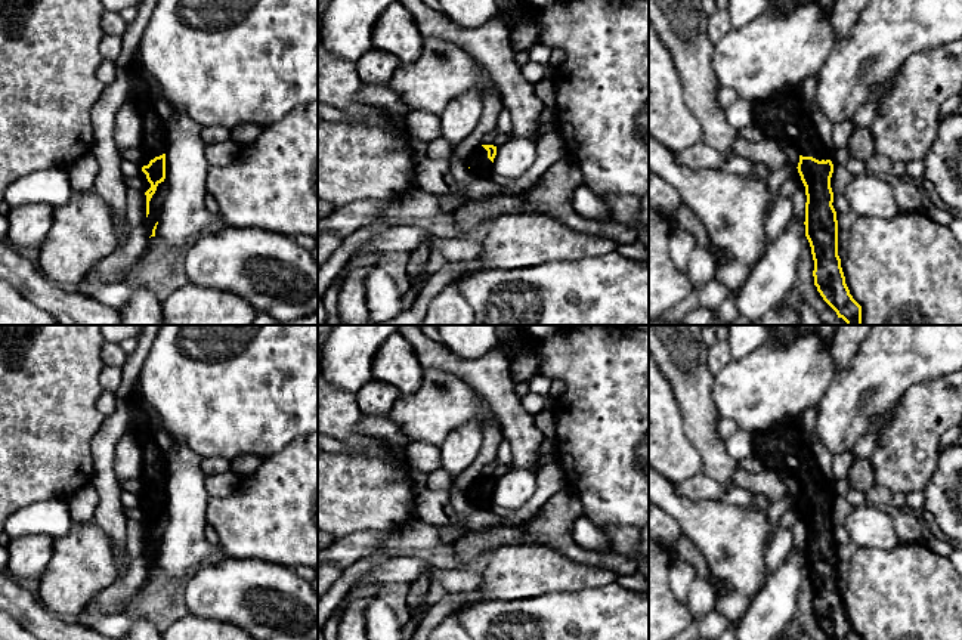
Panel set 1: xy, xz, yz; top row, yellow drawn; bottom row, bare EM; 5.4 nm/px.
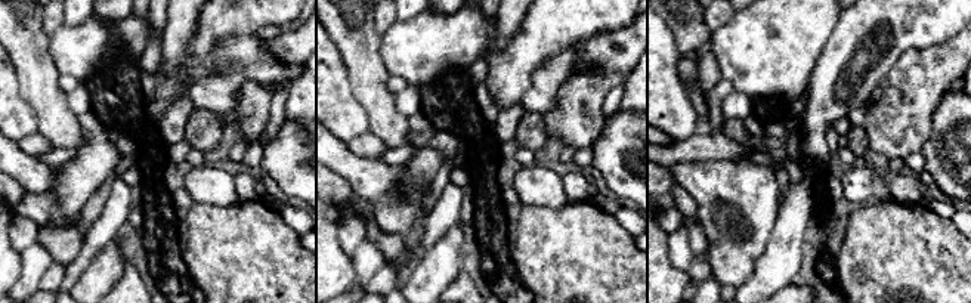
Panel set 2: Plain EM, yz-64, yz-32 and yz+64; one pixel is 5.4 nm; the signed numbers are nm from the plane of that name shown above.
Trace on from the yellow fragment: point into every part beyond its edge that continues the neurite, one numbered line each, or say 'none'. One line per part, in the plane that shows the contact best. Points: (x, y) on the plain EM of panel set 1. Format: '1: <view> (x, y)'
1: yz (780, 448)

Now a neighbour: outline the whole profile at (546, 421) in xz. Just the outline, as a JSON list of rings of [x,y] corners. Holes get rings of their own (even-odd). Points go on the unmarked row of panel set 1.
[[[541,411],[533,415],[533,420],[545,438],[556,438],[557,418],[553,411]]]

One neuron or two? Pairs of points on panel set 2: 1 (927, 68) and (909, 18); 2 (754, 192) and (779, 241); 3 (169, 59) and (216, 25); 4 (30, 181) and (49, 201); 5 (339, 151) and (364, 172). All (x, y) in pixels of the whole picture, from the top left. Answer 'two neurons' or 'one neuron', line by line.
1: two neurons
2: two neurons
3: two neurons
4: two neurons
5: one neuron

